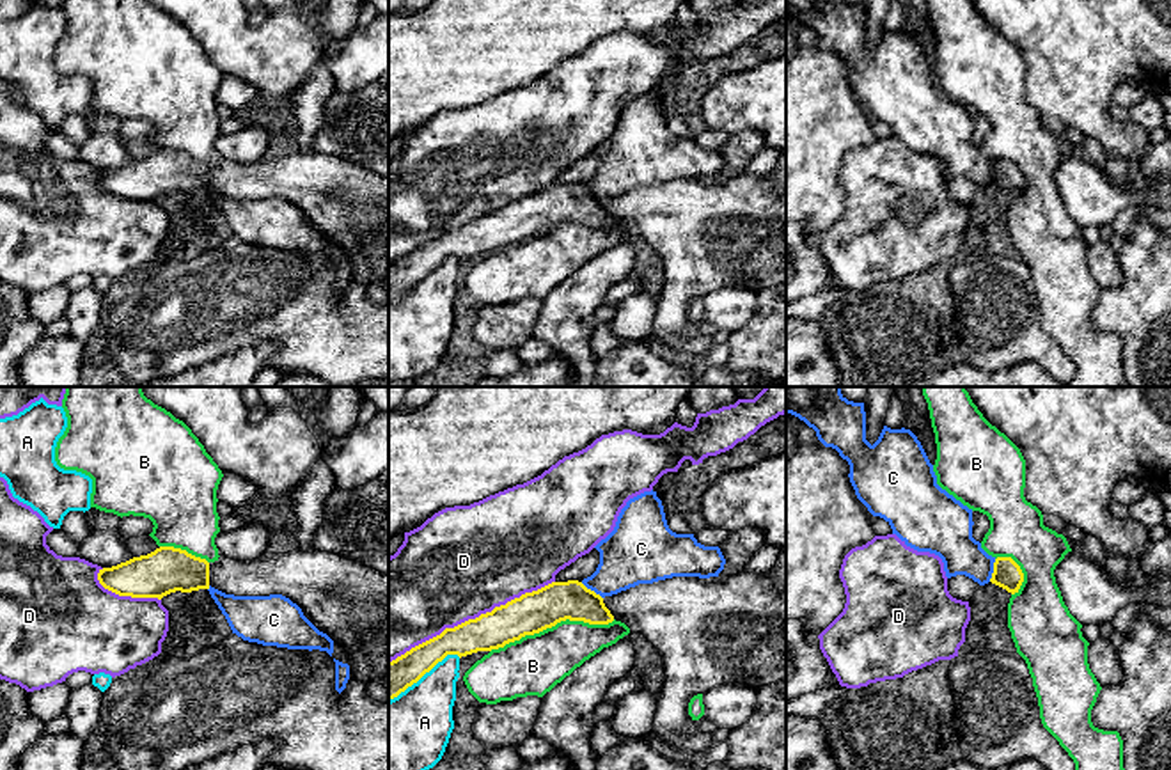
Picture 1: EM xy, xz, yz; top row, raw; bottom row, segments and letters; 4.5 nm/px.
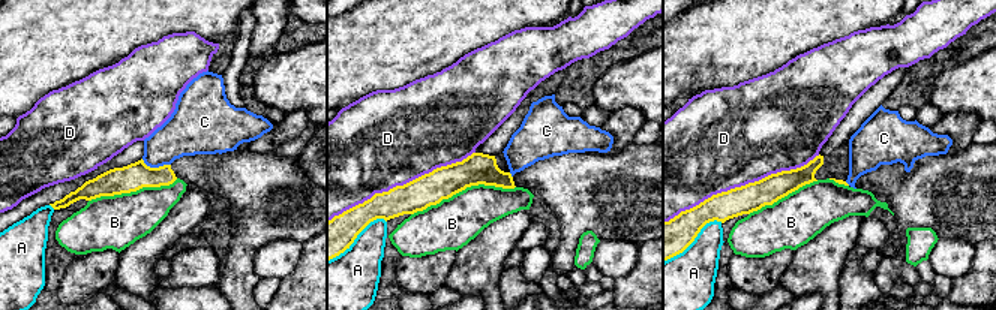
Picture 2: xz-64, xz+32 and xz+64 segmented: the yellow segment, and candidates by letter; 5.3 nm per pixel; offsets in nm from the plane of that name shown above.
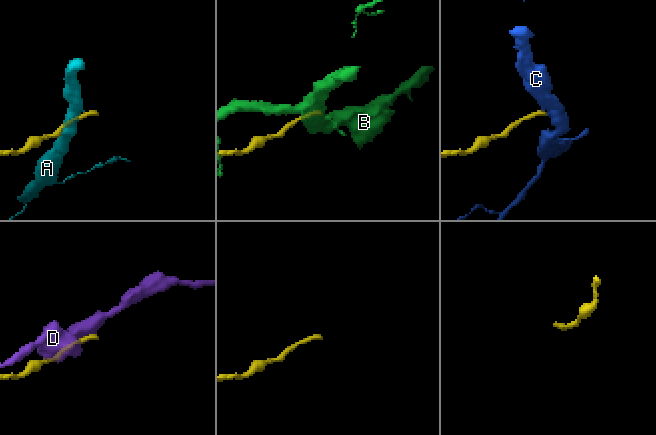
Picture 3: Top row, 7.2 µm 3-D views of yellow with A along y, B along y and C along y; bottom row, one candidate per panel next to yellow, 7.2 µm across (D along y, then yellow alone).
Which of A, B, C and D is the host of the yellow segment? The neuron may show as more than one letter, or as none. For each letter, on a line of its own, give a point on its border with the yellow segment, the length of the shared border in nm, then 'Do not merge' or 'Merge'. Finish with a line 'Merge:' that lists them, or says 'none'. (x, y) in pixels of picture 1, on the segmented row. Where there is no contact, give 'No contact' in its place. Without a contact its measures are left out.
A: Touches yellow at xz (424, 673). Shared border 380 nm. Do not merge
B: Touches yellow at xz (552, 625). Shared border 600 nm. Do not merge
C: Touches yellow at yz (994, 570). Shared border 110 nm. Do not merge
D: Touches yellow at xz (471, 620). Shared border 850 nm. Do not merge
Merge: none

